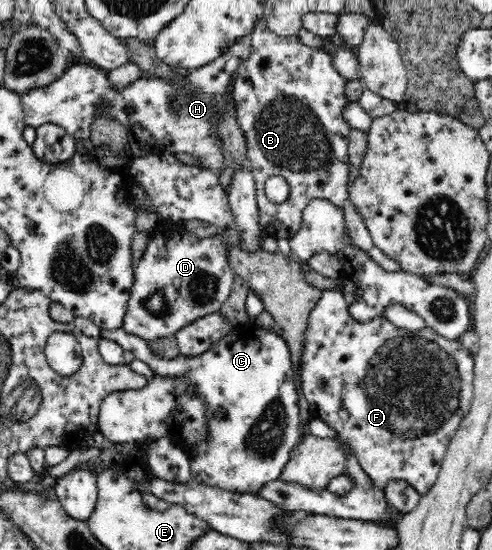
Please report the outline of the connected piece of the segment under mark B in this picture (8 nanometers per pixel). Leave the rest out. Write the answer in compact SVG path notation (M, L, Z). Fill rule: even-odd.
M264 18L259 19L250 34L251 52L236 71L230 93L234 103L236 122L244 132L248 149L248 161L257 189L257 206L260 216L260 230L266 237L290 240L301 229L303 211L306 206L317 199L325 199L334 206L340 206L347 222L347 237L352 246L364 250L384 270L395 272L401 269L400 264L390 259L372 241L367 226L354 204L350 204L348 185L350 163L348 158L348 136L351 135L351 126L343 119L344 108L349 105L347 97L347 83L333 66L332 56L327 47L312 48L300 42L296 35L284 37L276 35L268 29ZM271 175L284 177L290 186L288 198L282 203L274 203L264 192L264 183Z

